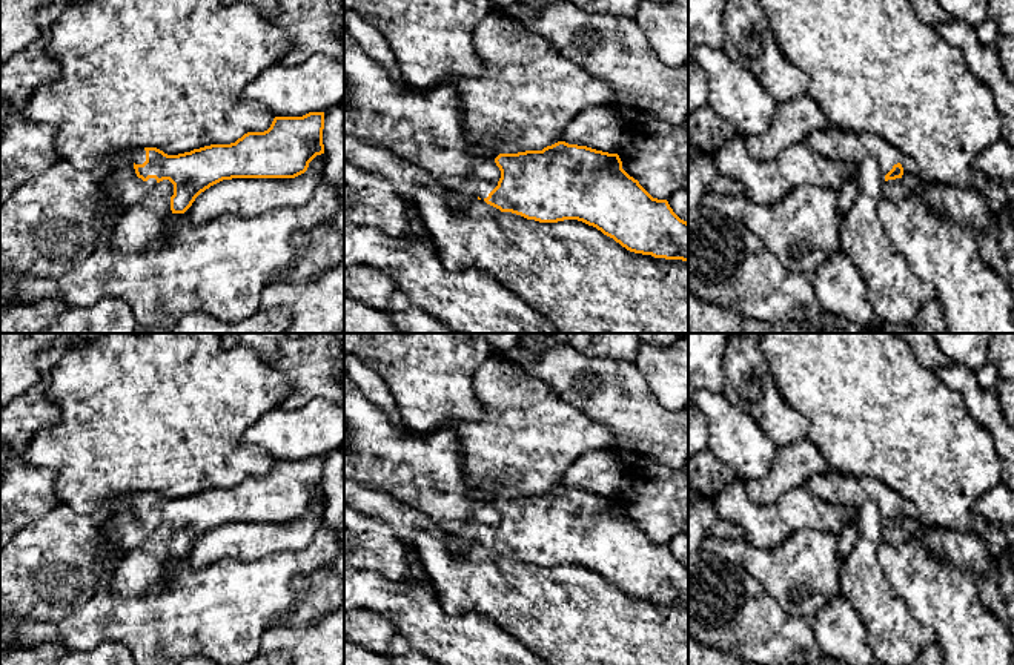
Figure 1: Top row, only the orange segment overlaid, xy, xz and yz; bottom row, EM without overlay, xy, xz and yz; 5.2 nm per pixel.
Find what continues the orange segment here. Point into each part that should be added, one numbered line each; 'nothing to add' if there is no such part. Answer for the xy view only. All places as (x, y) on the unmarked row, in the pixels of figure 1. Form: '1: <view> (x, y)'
1: xy (123, 529)

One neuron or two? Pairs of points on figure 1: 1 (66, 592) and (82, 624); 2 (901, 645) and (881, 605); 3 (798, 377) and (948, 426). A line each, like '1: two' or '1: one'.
1: two
2: one
3: one

